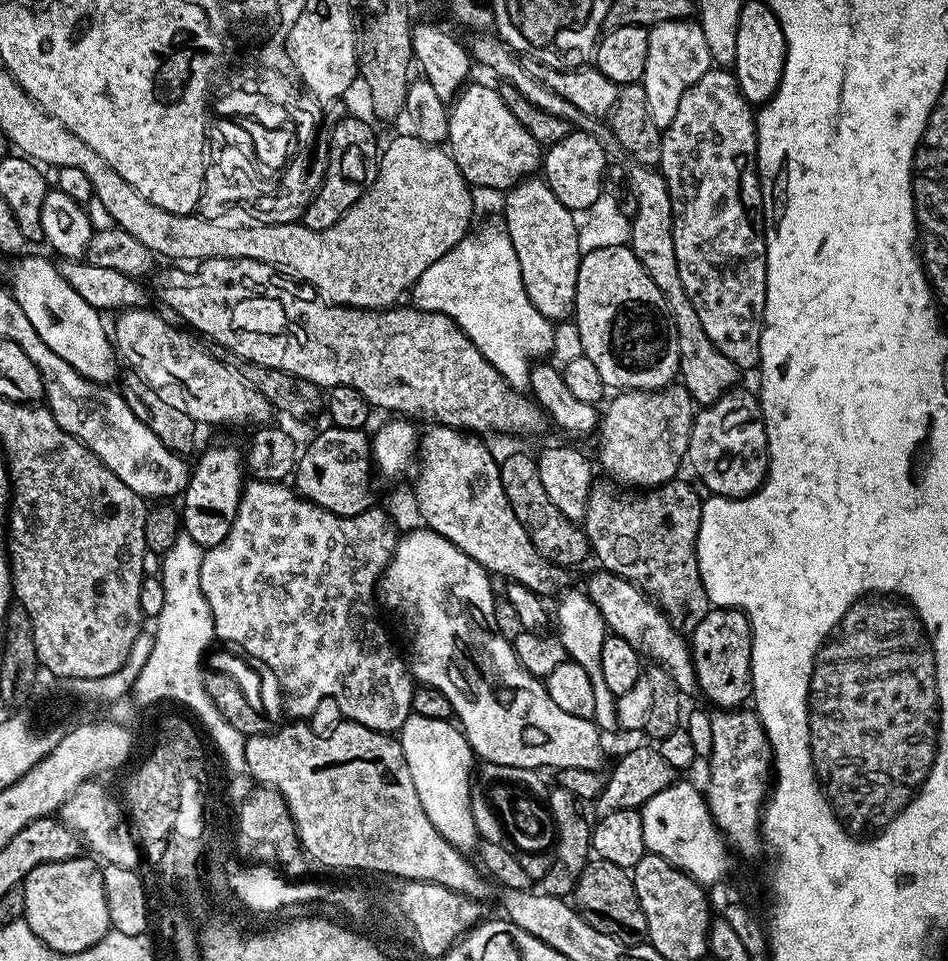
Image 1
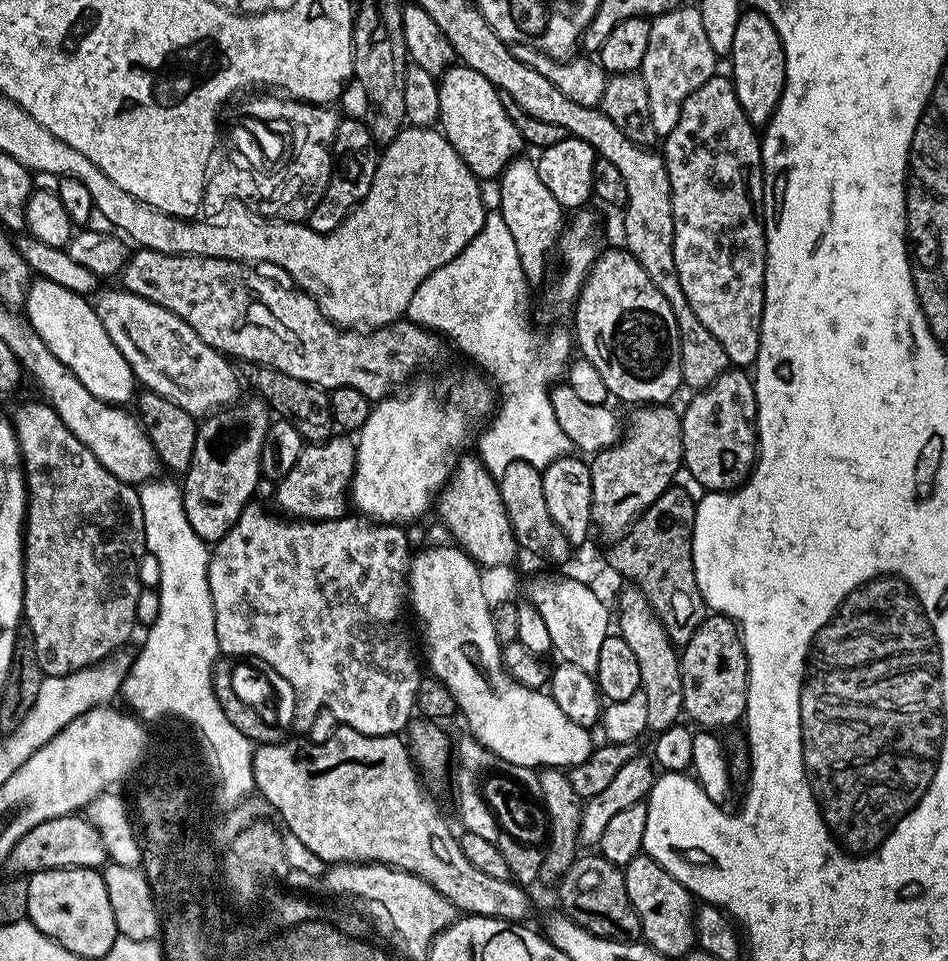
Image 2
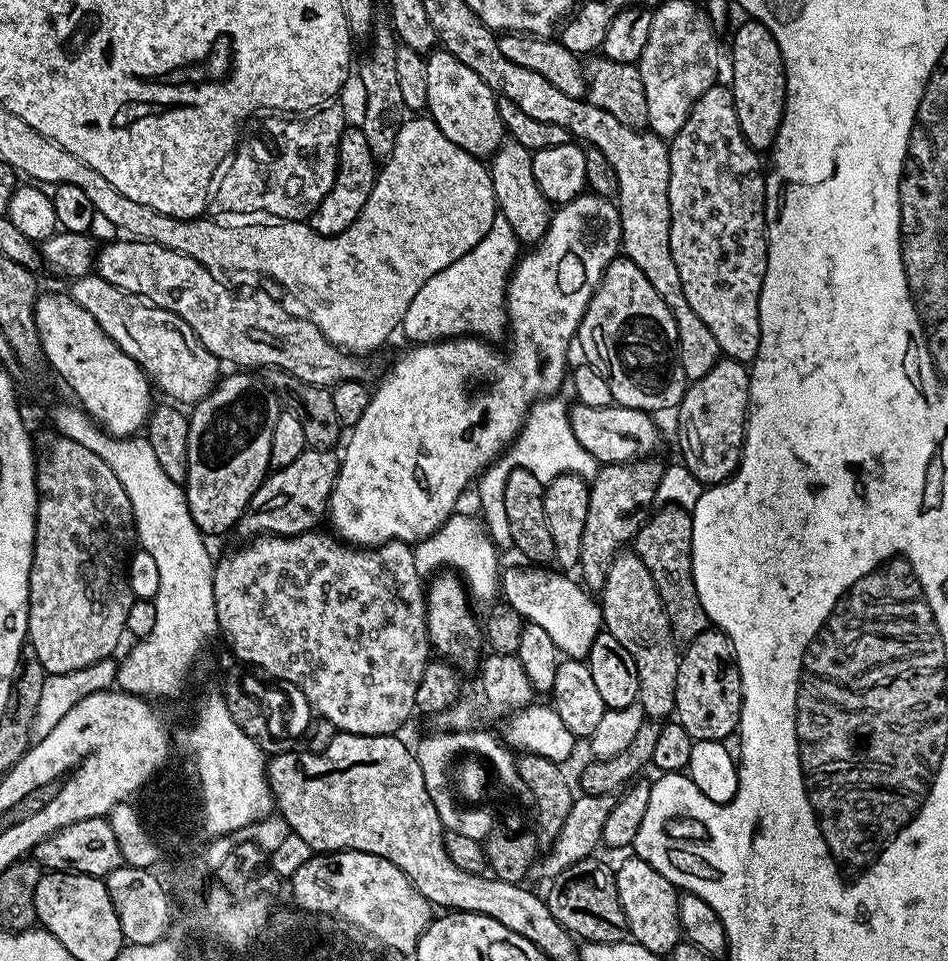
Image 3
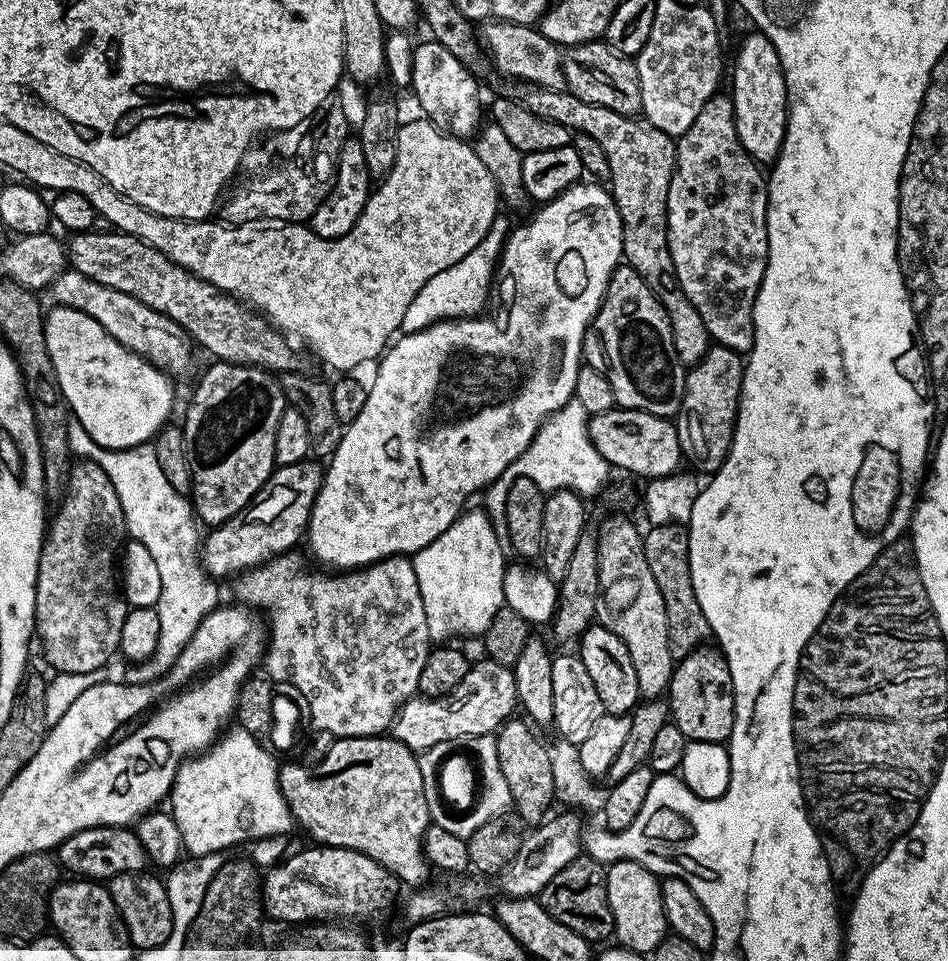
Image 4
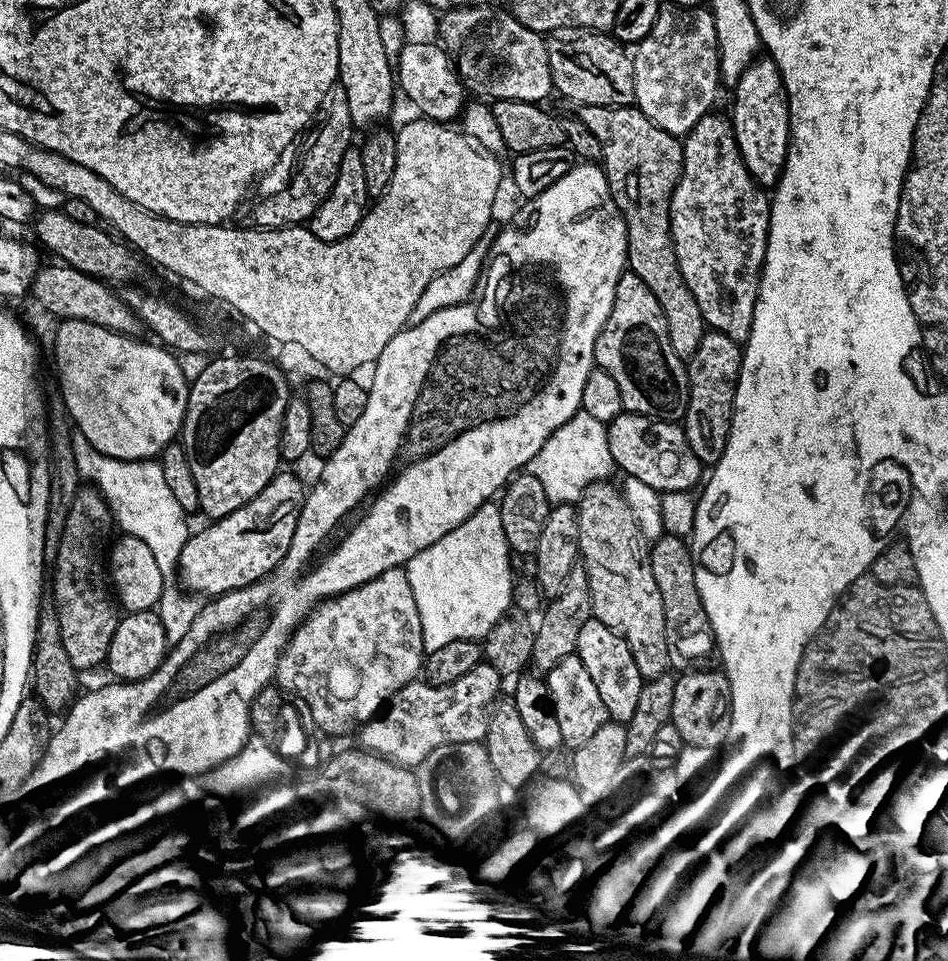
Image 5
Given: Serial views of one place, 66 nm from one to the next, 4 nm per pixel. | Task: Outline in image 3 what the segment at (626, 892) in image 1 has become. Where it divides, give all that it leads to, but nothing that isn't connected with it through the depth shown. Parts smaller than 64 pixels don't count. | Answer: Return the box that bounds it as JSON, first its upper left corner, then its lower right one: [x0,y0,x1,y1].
[546,858,628,944]

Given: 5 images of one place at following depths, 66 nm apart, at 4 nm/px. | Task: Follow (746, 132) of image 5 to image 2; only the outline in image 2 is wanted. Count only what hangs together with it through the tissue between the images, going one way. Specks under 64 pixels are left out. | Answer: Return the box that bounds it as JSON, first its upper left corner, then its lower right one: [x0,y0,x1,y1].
[730,10,786,126]

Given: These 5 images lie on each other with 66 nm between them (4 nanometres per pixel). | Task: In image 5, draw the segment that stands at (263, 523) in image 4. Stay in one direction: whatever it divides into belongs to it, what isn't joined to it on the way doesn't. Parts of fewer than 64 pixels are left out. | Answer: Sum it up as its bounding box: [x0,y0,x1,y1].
[178,471,306,598]

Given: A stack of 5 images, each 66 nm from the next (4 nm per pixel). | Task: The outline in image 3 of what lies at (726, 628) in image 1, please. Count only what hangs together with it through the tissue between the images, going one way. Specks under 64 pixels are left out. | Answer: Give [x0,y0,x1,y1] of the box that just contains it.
[674,626,742,742]

